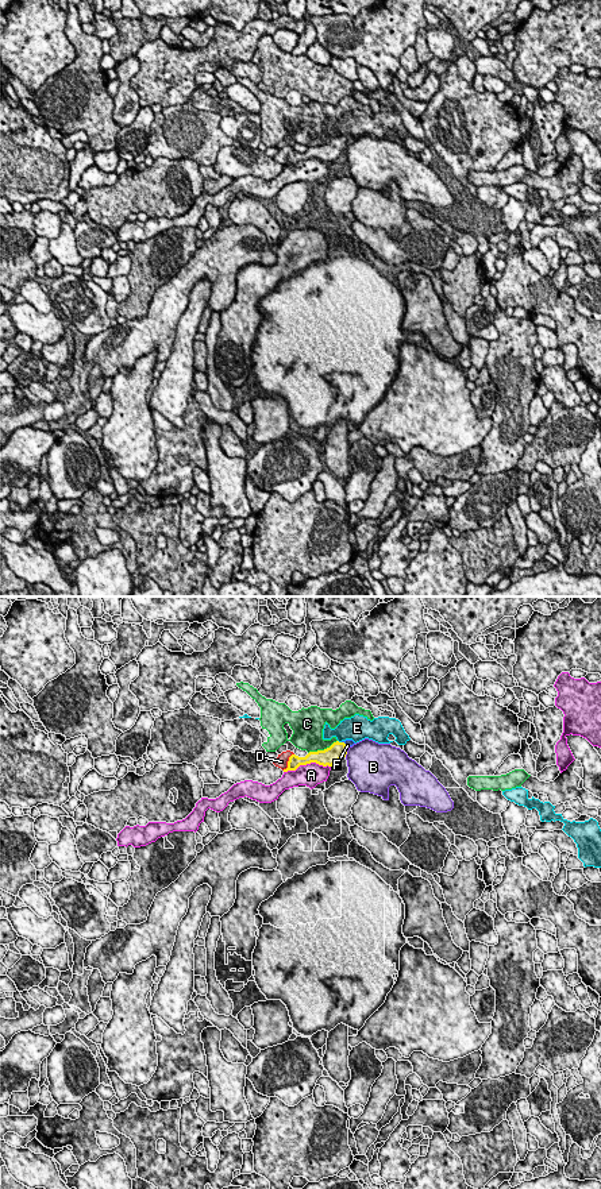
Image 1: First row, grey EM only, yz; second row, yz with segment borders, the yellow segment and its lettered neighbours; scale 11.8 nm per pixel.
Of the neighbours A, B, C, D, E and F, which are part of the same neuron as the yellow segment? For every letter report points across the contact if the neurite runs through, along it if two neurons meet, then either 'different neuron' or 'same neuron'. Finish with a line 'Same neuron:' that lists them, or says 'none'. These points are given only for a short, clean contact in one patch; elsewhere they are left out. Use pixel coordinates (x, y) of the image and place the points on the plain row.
A: different neuron
B: along yz (349, 143), (345, 151) | different neuron
C: along yz (336, 135), (323, 145), (308, 149) | different neuron
D: along yz (293, 149), (289, 153), (288, 161), (282, 165) | different neuron
E: along yz (338, 135), (341, 138) | different neuron
F: across yz (330, 151), (345, 141), (349, 138) | same neuron
Same neuron: F

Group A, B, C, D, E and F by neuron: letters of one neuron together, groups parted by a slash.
A / B / C / D / E / F

